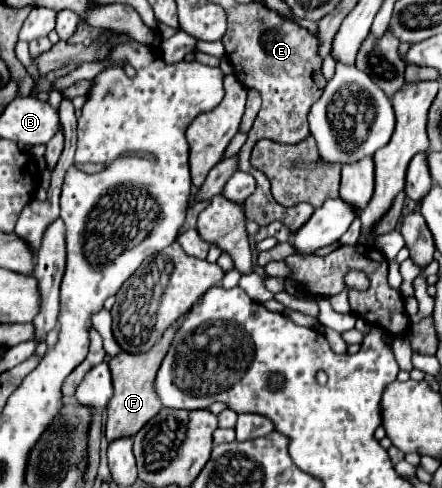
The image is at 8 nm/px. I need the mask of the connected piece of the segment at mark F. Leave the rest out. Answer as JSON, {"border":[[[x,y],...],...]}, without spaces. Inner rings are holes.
{"border":[[[179,321],[175,323],[175,327],[167,329],[165,335],[159,339],[159,343],[149,349],[143,355],[127,355],[127,353],[119,353],[109,361],[109,369],[111,369],[111,379],[113,379],[113,397],[107,403],[109,413],[107,413],[107,441],[115,441],[121,437],[133,437],[149,419],[153,419],[159,411],[161,411],[161,403],[155,399],[155,391],[153,391],[153,381],[155,381],[155,371],[159,369],[159,363],[163,361],[163,355],[167,353],[167,347],[171,345],[171,339],[175,335],[179,327]]]}

